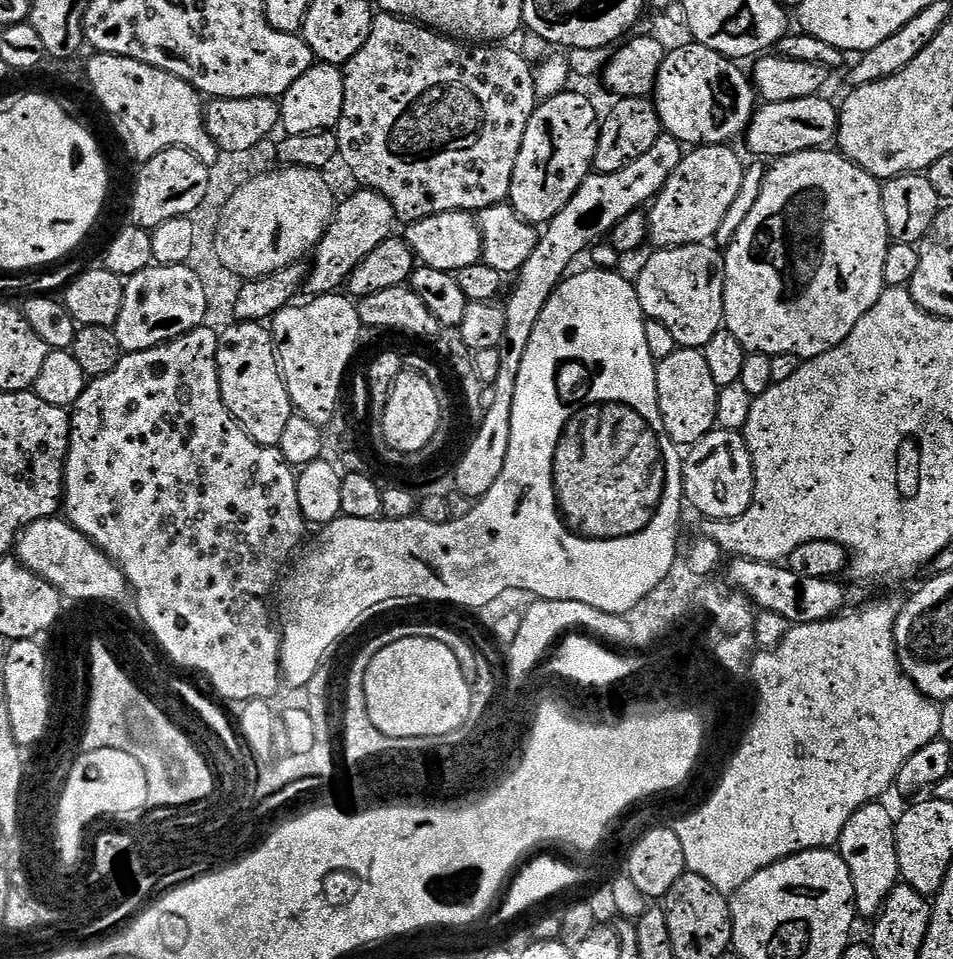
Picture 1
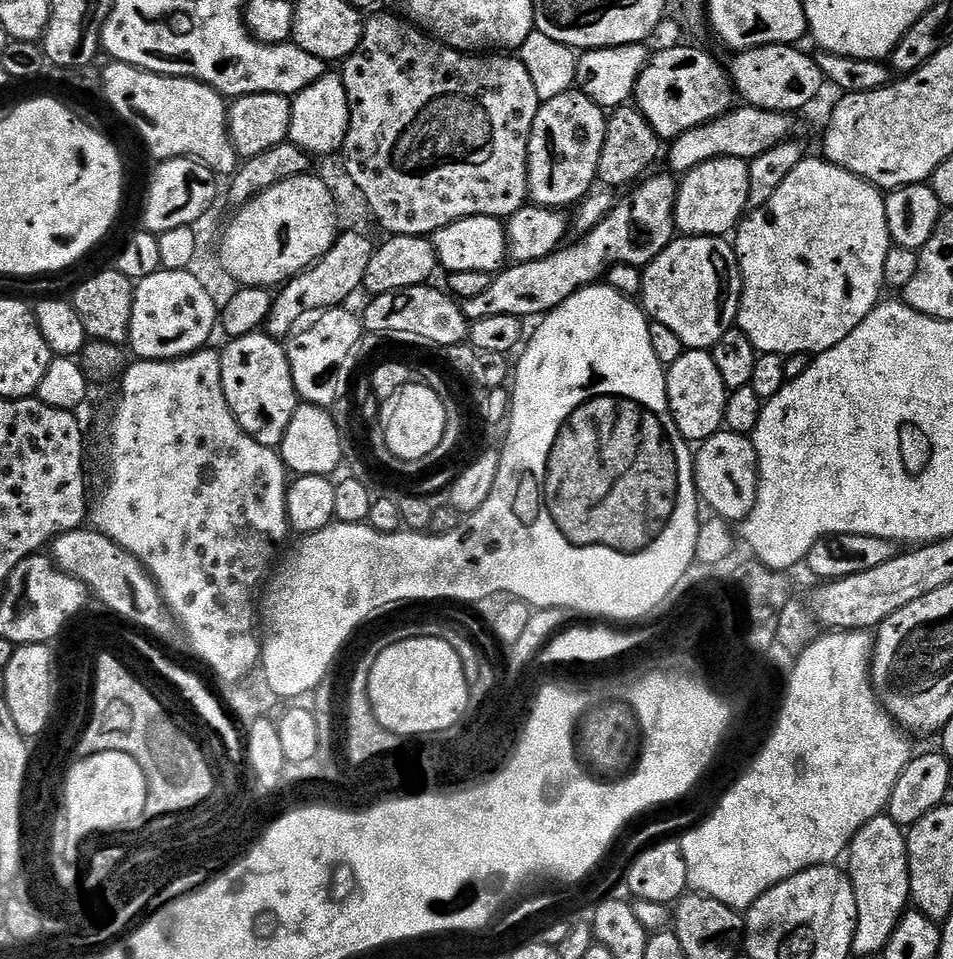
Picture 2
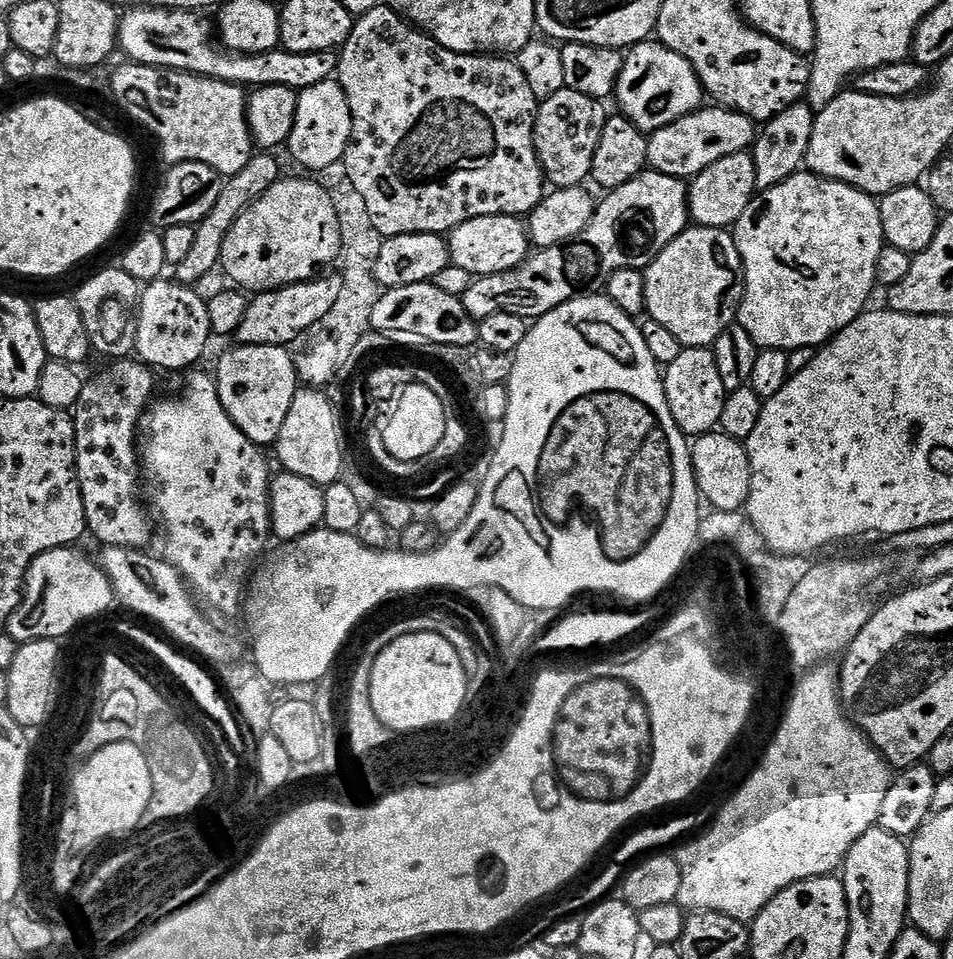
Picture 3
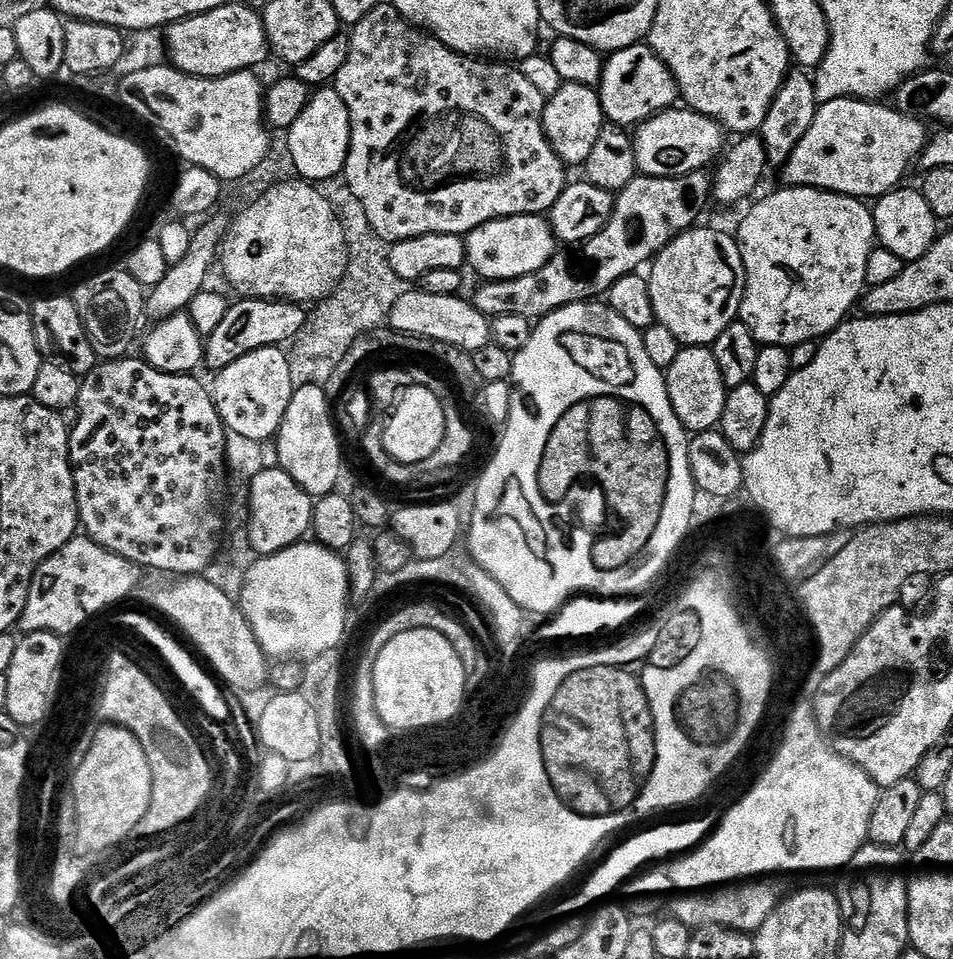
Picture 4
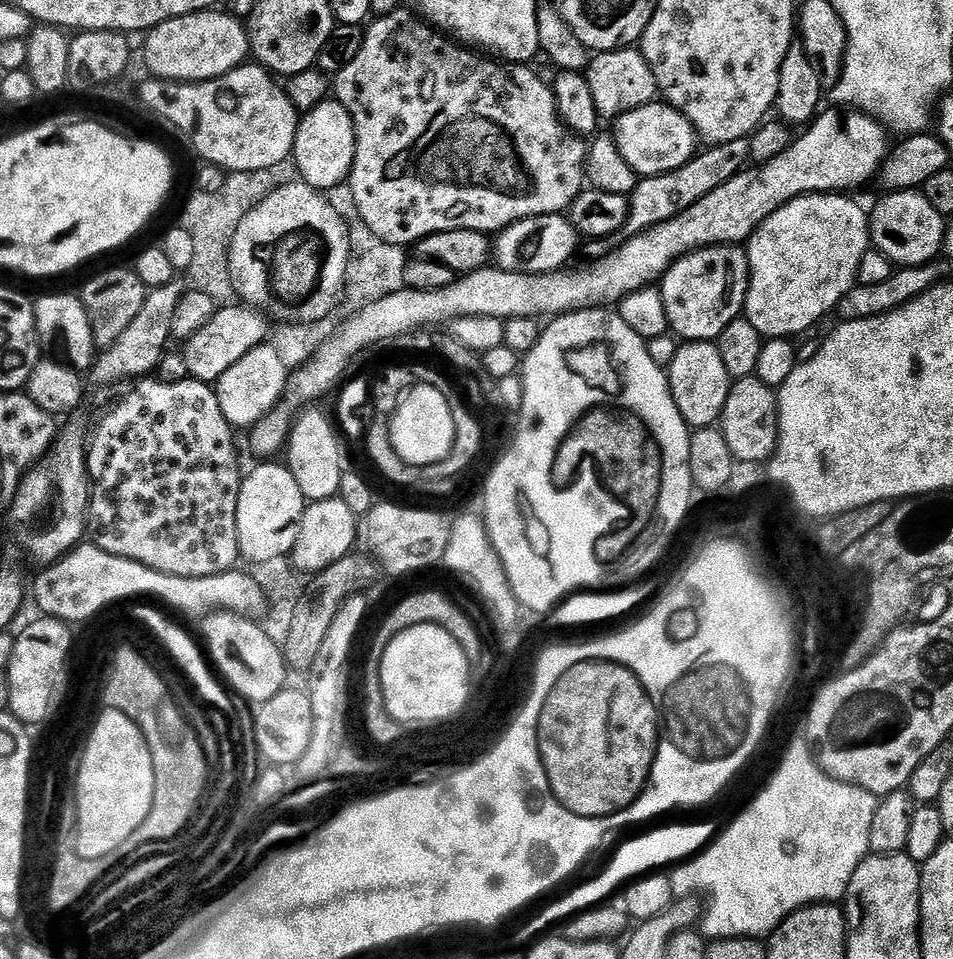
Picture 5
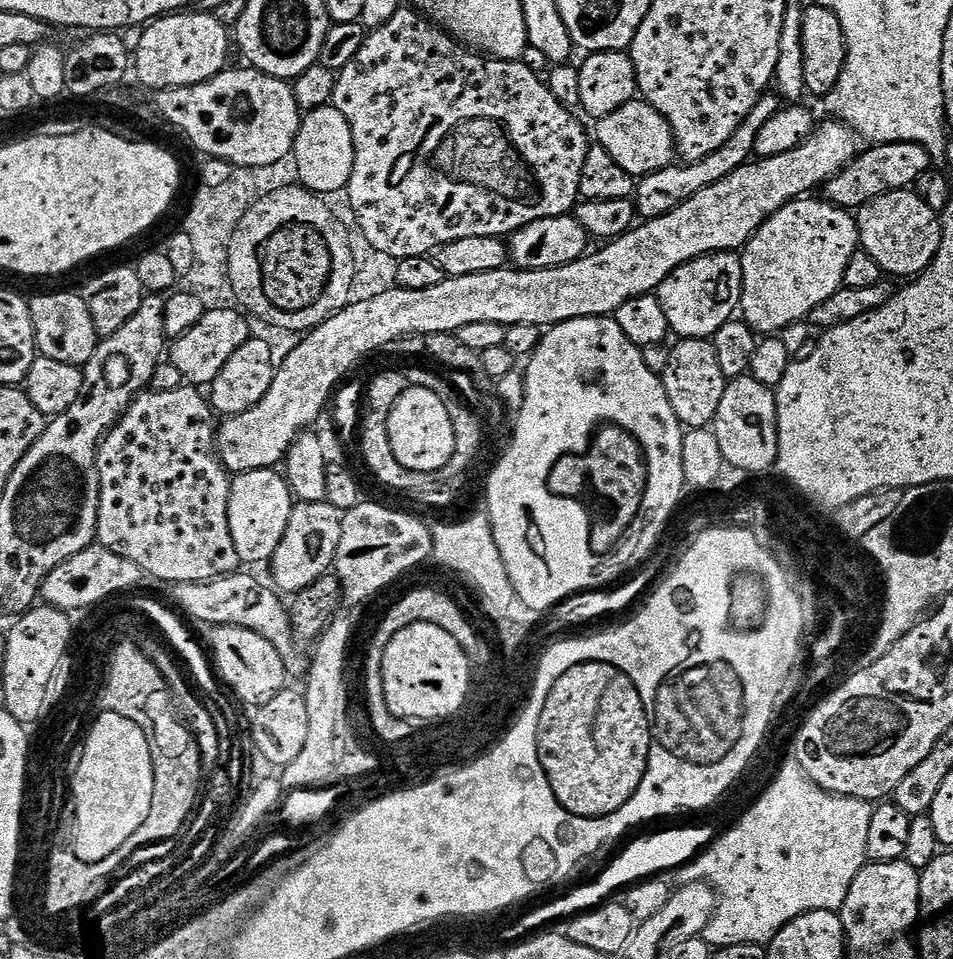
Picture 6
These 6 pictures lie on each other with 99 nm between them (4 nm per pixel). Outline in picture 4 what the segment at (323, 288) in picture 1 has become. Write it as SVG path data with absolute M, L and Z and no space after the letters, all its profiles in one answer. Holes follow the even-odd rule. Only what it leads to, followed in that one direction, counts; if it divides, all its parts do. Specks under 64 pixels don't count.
M240 298L229 307L228 313L218 328L204 341L204 364L212 367L213 373L221 372L230 362L238 362L246 354L263 348L287 345L302 330L309 313L299 304L283 300L258 300Z

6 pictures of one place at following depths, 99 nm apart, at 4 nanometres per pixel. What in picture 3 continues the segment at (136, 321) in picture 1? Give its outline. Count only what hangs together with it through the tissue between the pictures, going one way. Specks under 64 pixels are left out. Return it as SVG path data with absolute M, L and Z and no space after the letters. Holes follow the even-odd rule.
M172 278L151 281L140 293L140 313L138 314L138 334L136 335L135 355L153 369L169 368L176 372L179 368L191 369L204 356L208 348L208 338L213 335L210 314L207 313L208 301L196 293L197 289L185 286Z

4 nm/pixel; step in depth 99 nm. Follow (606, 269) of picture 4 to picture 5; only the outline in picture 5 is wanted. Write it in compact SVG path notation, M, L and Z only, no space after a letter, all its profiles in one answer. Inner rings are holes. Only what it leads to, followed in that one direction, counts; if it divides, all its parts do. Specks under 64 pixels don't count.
M727 144L716 146L720 152L716 152L716 156L708 156L708 164L704 164L704 160L699 160L695 155L690 162L686 162L686 166L673 167L661 176L643 177L637 183L629 199L628 217L624 222L623 231L628 236L638 236L670 218L682 214L682 210L694 206L694 202L698 202L698 198L706 198L706 194L710 194L710 190L718 190L718 186L726 183L724 172L728 172L728 168L732 168L732 164L736 164L736 148L729 148Z

